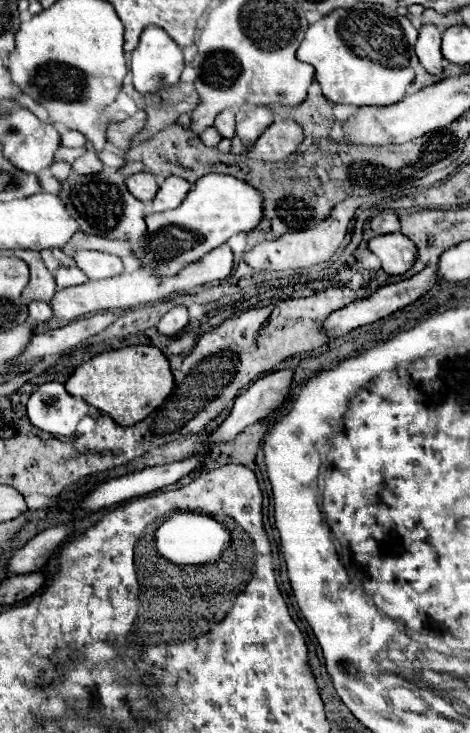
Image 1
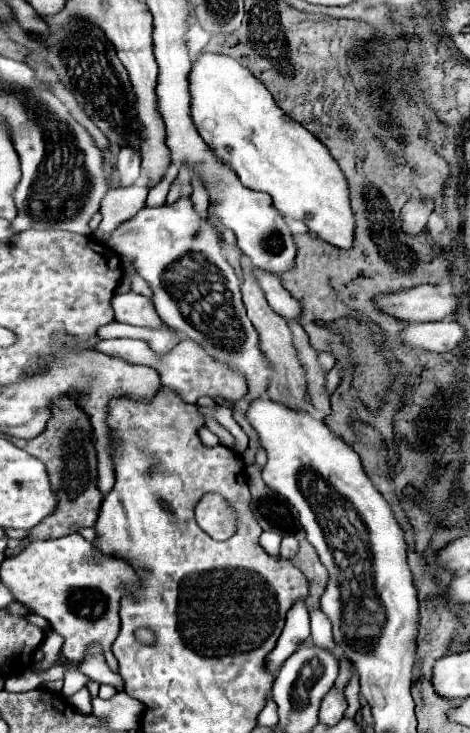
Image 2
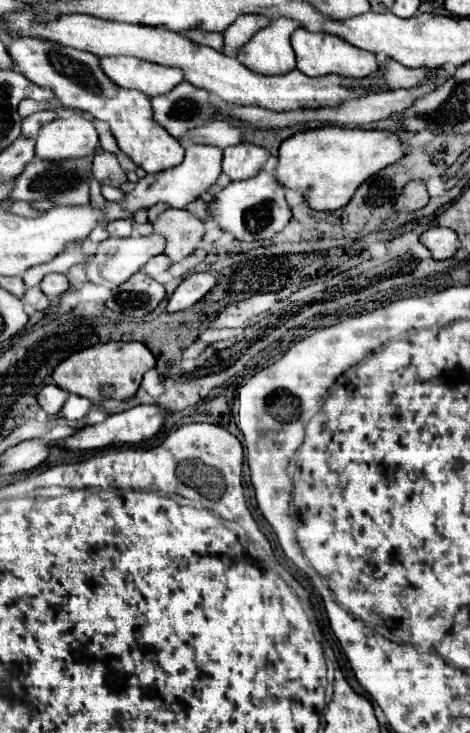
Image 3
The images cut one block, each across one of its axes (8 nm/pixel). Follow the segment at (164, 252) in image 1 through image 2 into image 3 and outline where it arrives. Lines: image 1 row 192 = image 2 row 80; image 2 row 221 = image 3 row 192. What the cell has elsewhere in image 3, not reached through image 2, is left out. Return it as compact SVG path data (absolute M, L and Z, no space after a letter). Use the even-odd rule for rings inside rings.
M326 126L298 132L282 142L274 178L286 190L298 190L312 210L332 212L346 206L352 200L356 188L368 180L368 176L380 172L380 168L386 168L388 164L394 164L402 156L402 142L390 130Z

